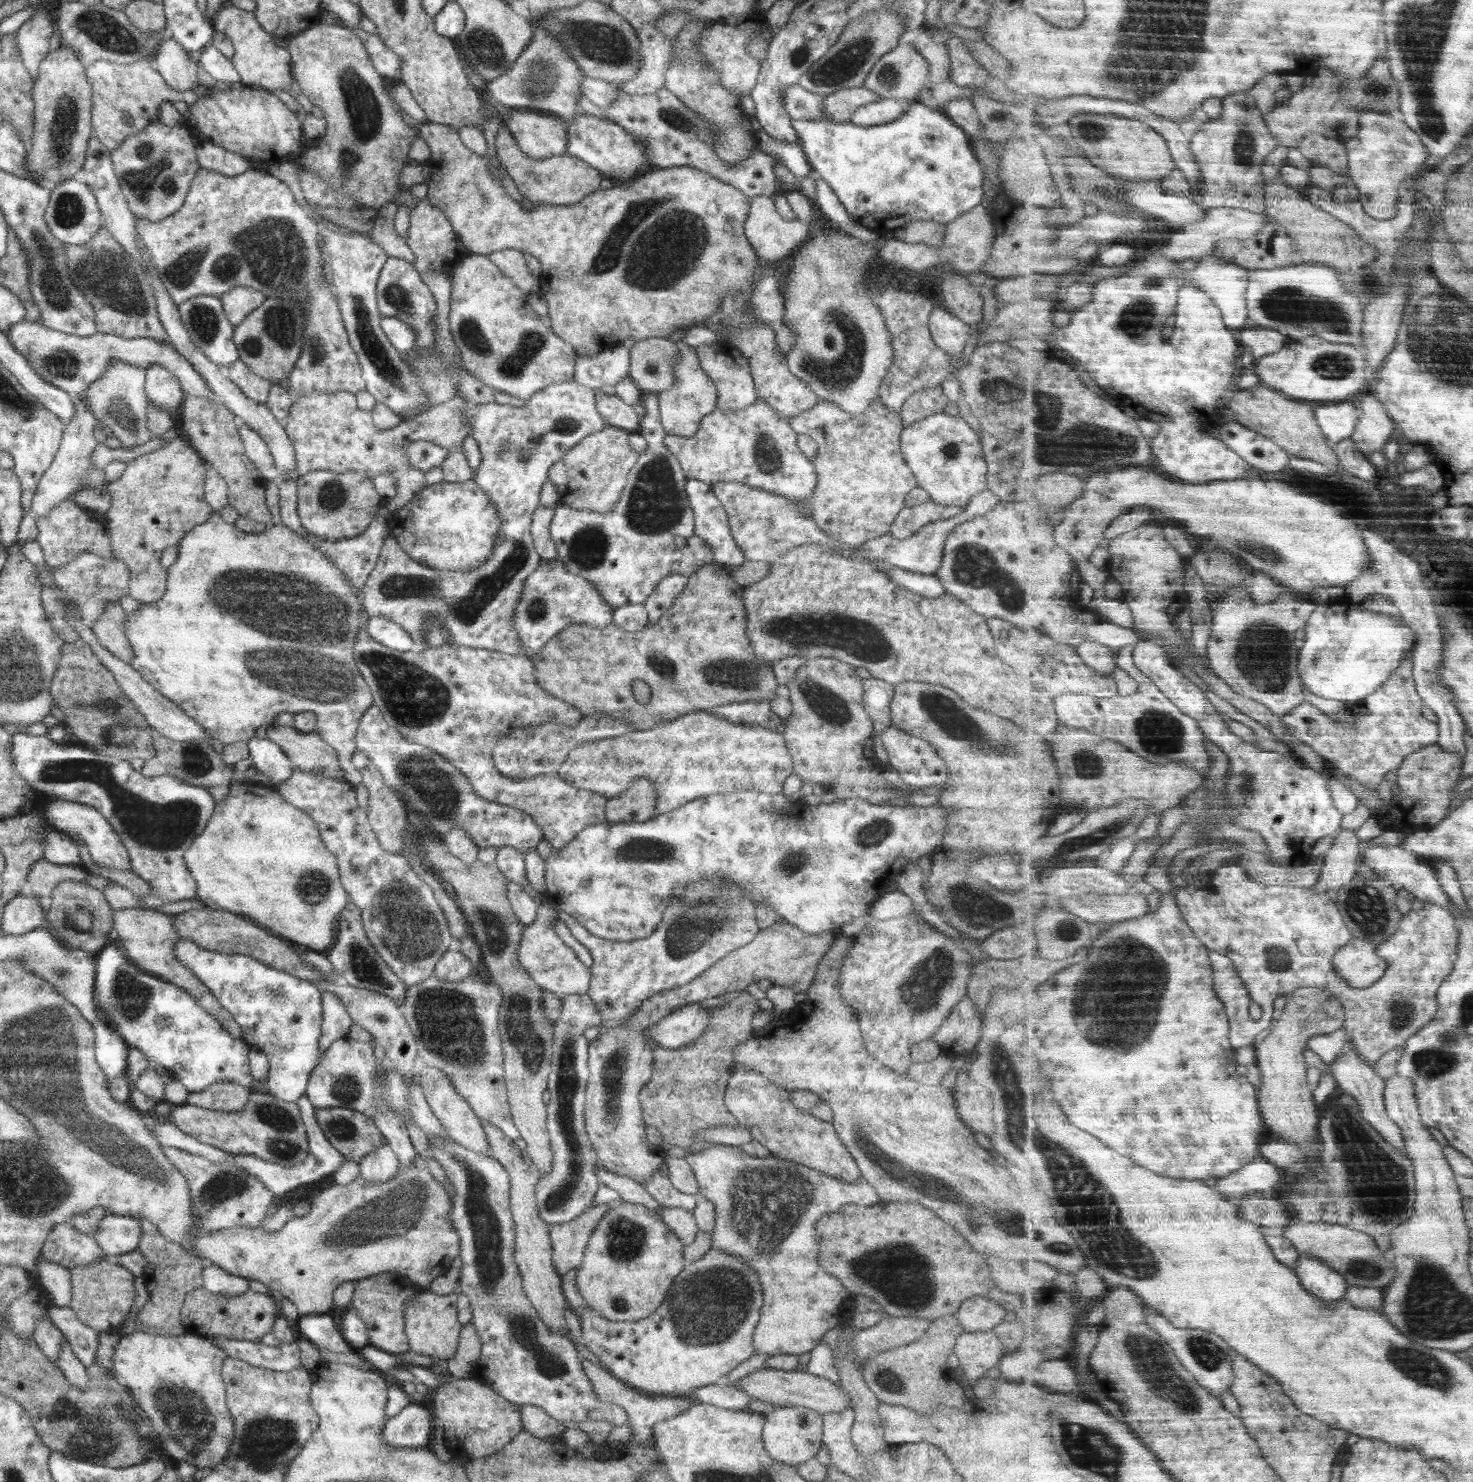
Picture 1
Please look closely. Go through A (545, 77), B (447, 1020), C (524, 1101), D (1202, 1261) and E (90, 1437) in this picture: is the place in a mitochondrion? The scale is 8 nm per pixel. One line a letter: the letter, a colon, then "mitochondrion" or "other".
A: mitochondrion
B: mitochondrion
C: other
D: other
E: mitochondrion

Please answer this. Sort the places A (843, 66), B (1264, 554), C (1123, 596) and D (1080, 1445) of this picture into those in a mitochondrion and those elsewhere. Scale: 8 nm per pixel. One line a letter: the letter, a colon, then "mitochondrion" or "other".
A: mitochondrion
B: mitochondrion
C: other
D: mitochondrion

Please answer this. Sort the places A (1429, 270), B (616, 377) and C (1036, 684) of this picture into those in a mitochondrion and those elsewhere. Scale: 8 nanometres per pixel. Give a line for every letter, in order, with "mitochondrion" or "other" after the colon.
A: other
B: other
C: other

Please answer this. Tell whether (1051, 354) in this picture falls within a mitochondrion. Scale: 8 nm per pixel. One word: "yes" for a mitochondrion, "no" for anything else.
no

